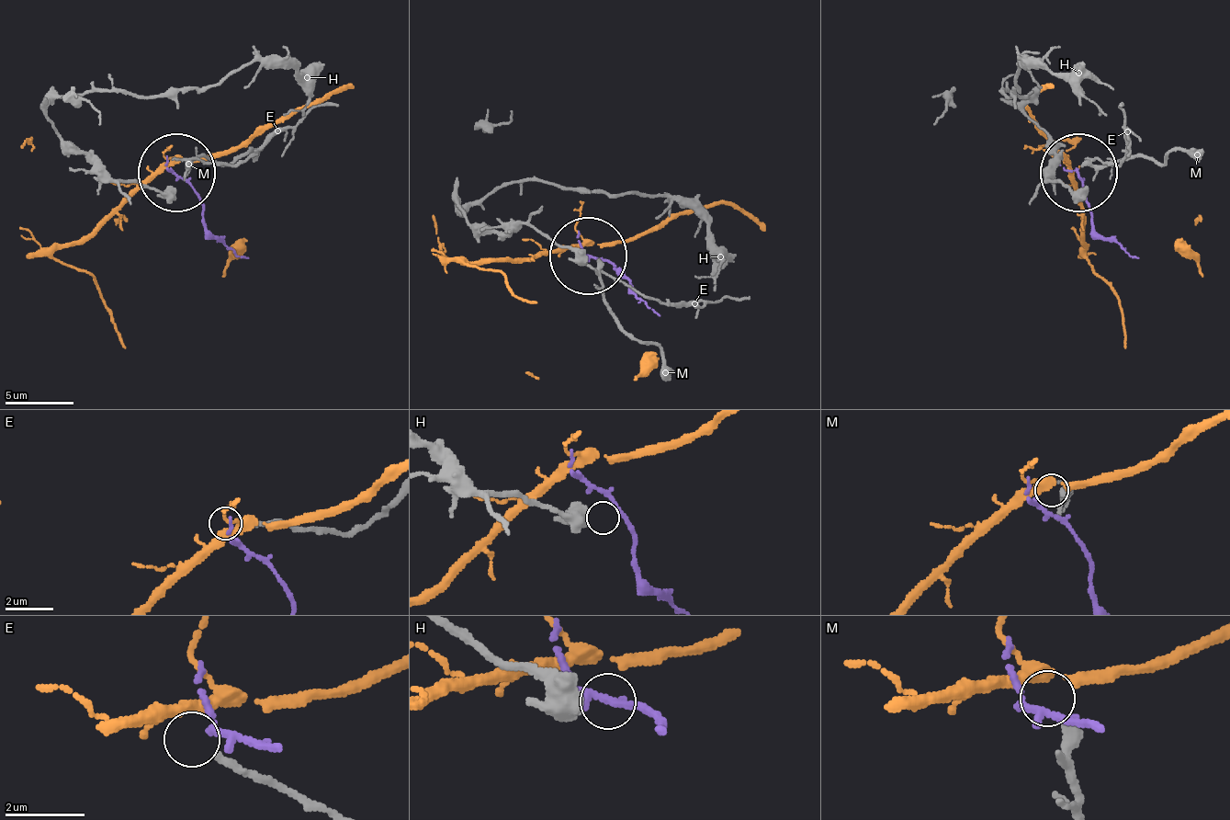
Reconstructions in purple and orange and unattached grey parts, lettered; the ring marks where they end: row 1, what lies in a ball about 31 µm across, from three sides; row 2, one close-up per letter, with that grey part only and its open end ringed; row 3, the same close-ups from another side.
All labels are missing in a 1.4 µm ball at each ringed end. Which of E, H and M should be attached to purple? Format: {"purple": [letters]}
{"purple": []}

